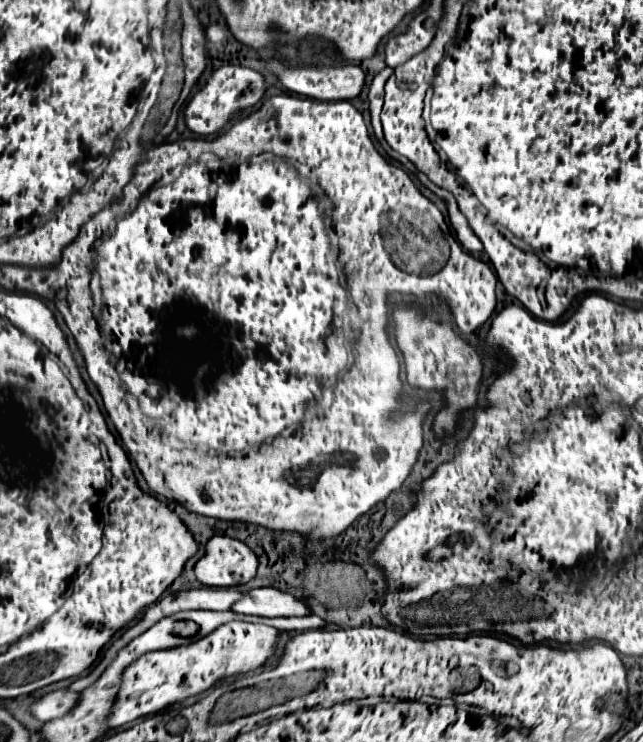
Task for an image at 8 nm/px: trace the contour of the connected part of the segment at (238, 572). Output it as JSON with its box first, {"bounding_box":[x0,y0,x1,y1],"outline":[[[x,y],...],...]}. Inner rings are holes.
{"bounding_box":[193,535,257,587],"outline":[[[215,535],[207,541],[205,555],[193,571],[197,581],[207,587],[235,587],[255,577],[257,557],[245,543]]]}

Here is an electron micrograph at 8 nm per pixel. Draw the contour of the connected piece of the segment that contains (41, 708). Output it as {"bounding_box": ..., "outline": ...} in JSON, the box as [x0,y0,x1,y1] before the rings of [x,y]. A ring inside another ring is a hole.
{"bounding_box":[29,689,79,721],"outline":[[[59,689],[59,691],[51,691],[39,699],[35,699],[29,707],[29,713],[39,719],[39,721],[49,721],[49,719],[57,719],[61,715],[65,715],[69,709],[75,707],[79,695],[69,691],[69,689]]]}

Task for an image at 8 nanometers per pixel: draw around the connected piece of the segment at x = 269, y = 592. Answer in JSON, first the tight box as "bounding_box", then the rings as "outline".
{"bounding_box":[231,587,309,617],"outline":[[[273,587],[245,591],[243,597],[237,603],[233,603],[231,611],[243,613],[243,615],[259,615],[259,617],[309,615],[309,609],[305,603],[301,603],[293,595],[273,589]]]}

